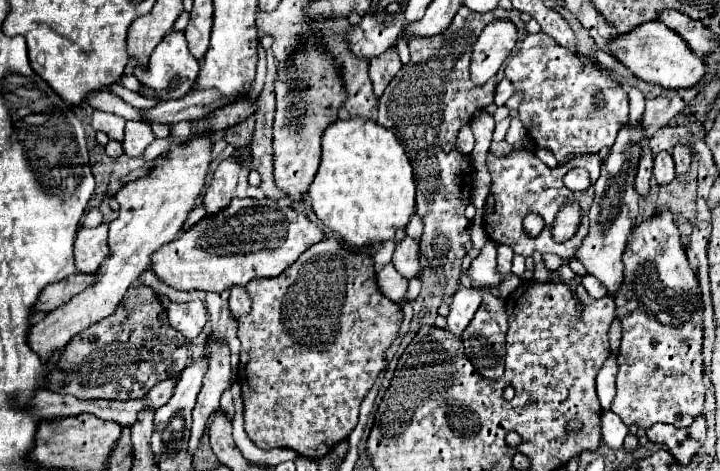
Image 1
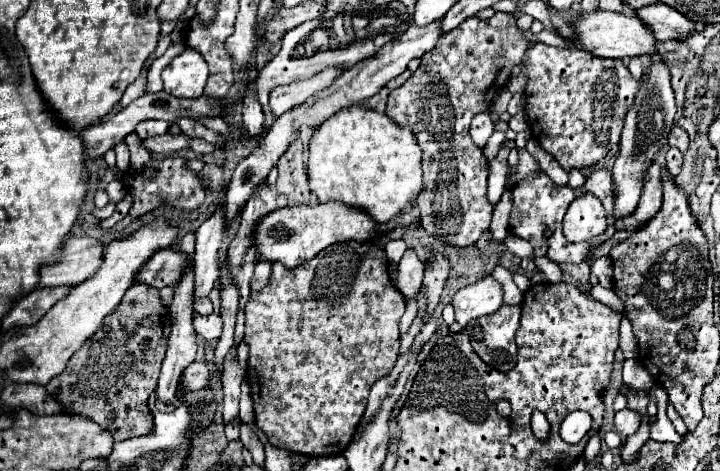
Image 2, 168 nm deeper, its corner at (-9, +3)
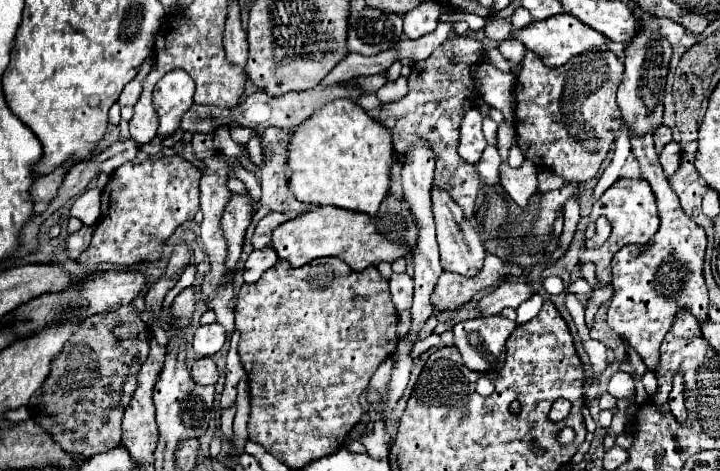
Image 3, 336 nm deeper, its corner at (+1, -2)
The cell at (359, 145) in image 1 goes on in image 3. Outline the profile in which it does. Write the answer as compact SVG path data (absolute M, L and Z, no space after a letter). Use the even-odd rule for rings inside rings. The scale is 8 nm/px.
M337 99L295 127L287 159L293 169L289 189L309 205L335 205L375 217L381 201L389 195L393 161L395 147L389 129L353 101Z

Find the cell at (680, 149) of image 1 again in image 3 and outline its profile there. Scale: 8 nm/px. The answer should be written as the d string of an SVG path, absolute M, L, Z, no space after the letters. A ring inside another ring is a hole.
M661 125L661 129L657 129L657 133L653 135L653 139L655 139L655 151L657 151L657 153L661 153L661 151L663 151L663 147L673 139L671 129L669 129L669 127L665 127L665 125Z

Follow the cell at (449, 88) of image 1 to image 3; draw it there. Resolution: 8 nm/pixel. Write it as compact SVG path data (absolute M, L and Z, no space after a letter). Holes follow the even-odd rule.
M455 35L437 47L425 61L417 61L409 75L409 93L401 101L381 105L379 121L391 131L397 155L405 157L409 147L417 141L427 141L435 153L435 181L433 185L453 197L463 209L463 217L471 221L475 217L475 205L481 191L477 167L459 157L459 129L467 109L477 107L479 91L471 69L483 63L483 43L469 35Z

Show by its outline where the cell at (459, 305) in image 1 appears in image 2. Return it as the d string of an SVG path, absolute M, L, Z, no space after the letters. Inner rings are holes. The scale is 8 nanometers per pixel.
M485 276L483 280L461 288L453 296L453 308L455 308L455 320L465 326L467 322L493 314L501 308L503 304L503 286L493 278Z

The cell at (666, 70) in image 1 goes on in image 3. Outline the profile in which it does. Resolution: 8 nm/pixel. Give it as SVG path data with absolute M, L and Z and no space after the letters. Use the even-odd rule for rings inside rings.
M561 13L561 15L555 15L555 17L543 19L539 23L533 23L529 27L521 29L521 31L515 31L513 37L519 39L529 51L537 53L545 61L545 65L549 65L549 67L561 67L567 61L571 61L573 57L609 43L609 39L603 33L595 31L593 27L585 25L583 21L579 21L577 17L567 15L567 13Z

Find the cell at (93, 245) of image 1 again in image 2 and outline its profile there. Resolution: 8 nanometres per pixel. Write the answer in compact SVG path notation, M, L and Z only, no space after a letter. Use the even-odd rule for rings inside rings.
M73 236L63 242L63 256L55 264L43 264L39 276L39 288L47 286L77 286L97 272L101 264L103 244L87 238Z

